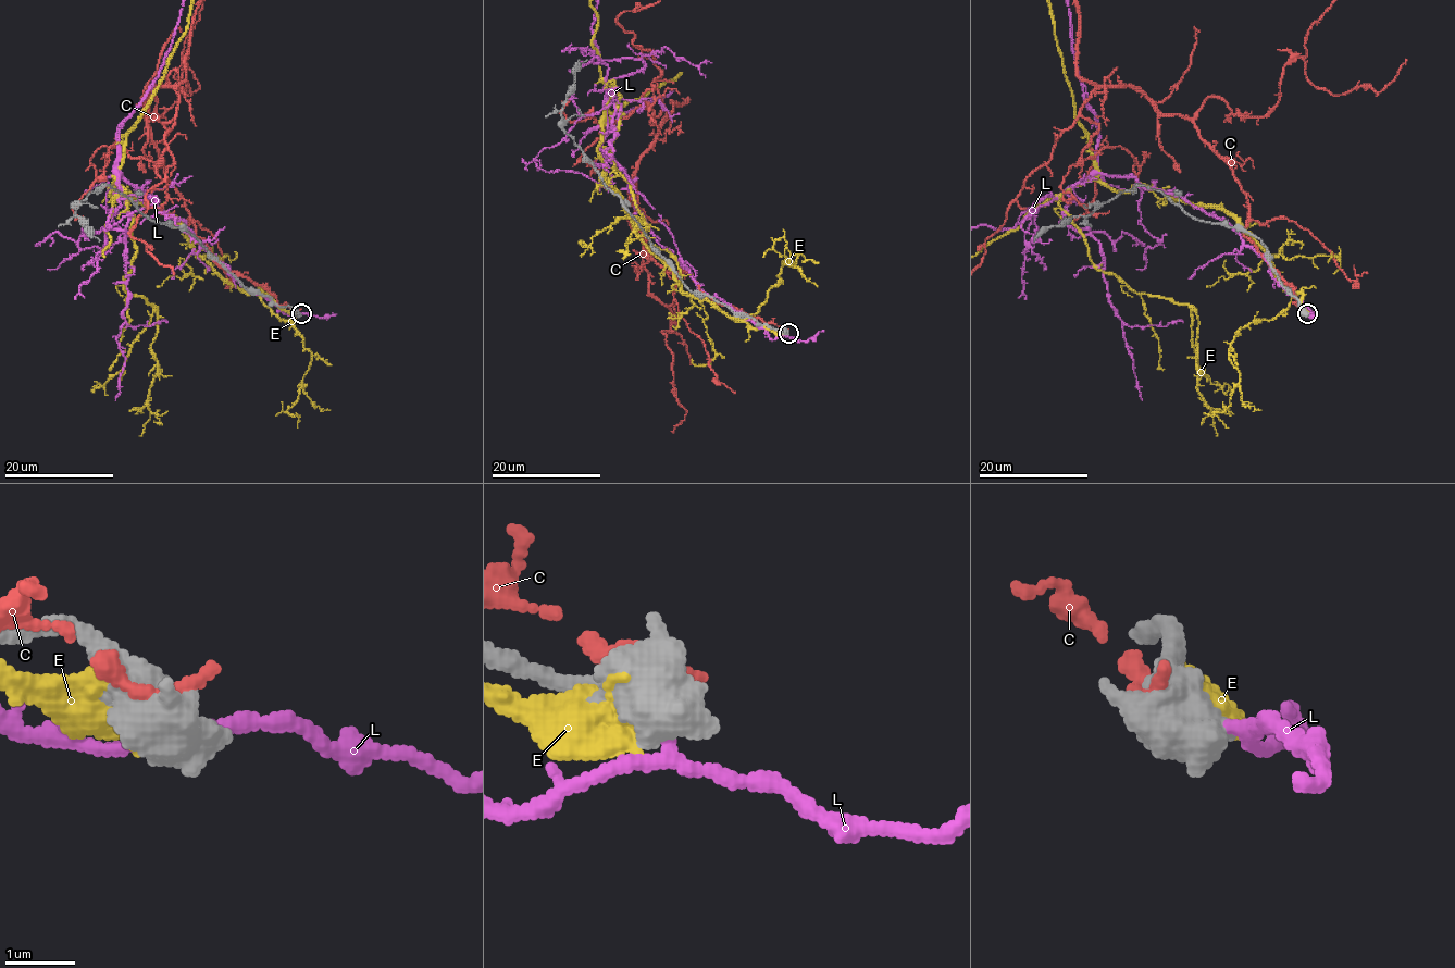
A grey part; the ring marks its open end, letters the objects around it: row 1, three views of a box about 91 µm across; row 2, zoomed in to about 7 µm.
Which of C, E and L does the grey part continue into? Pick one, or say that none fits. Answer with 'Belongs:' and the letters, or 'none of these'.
Belongs: none of these

